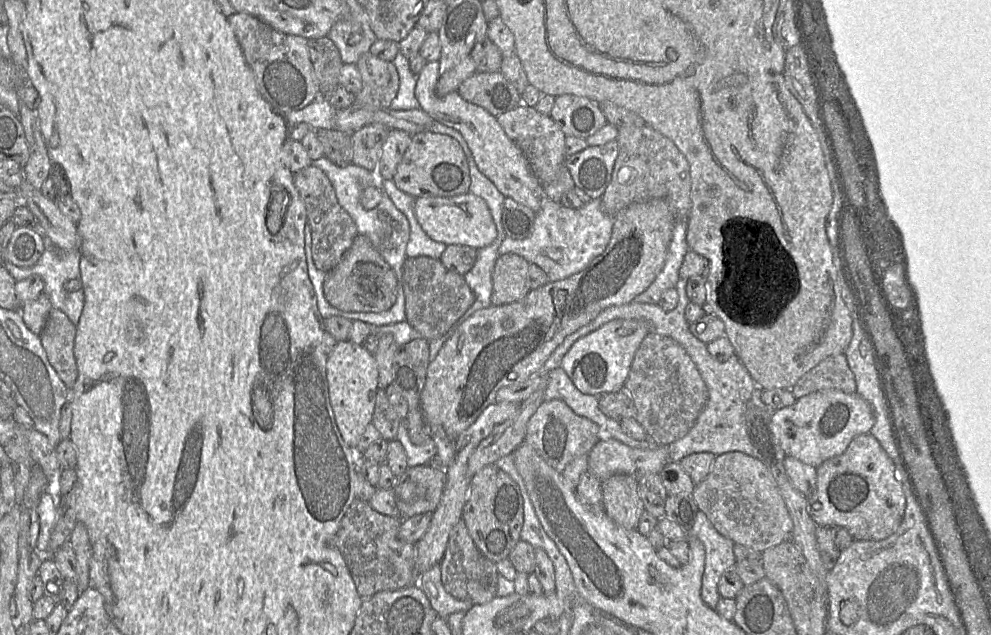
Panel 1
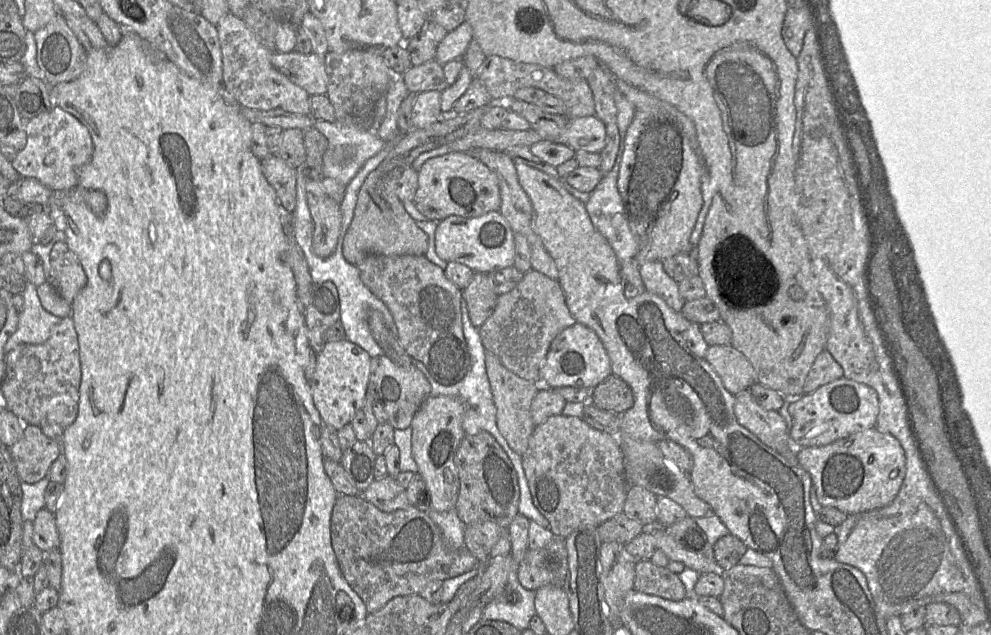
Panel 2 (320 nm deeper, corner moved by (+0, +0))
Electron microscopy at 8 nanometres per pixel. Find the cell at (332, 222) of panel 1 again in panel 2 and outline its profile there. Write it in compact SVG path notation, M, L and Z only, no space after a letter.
M273 153L261 159L260 163L263 175L273 187L279 204L292 213L296 206L295 169Z

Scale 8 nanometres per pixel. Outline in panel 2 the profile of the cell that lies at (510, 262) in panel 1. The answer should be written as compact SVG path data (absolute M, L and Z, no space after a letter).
M474 273L462 291L470 321L474 327L480 328L492 313L498 297L489 274Z

